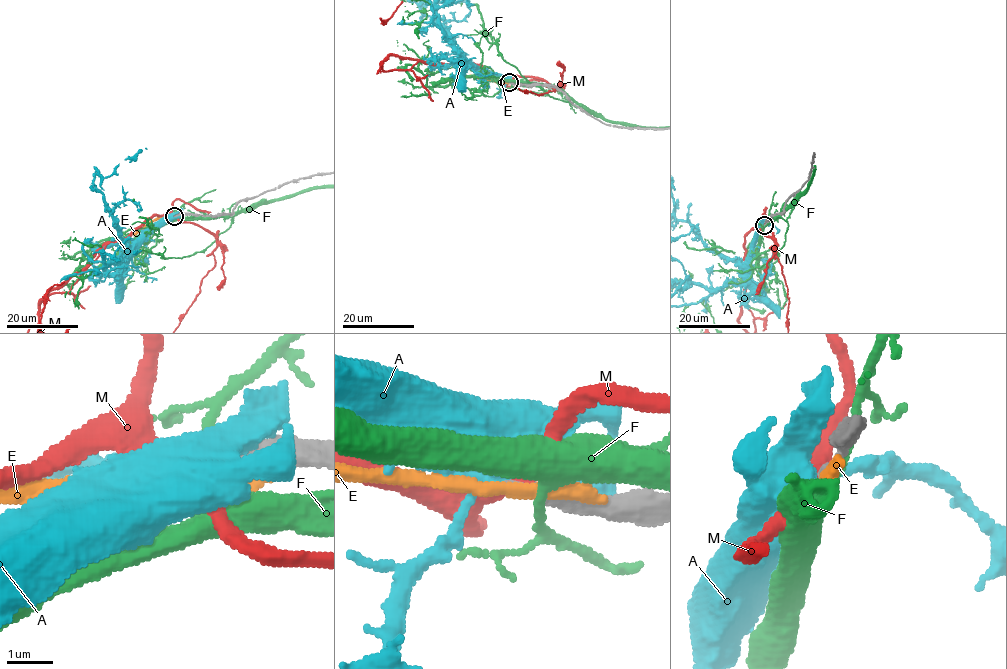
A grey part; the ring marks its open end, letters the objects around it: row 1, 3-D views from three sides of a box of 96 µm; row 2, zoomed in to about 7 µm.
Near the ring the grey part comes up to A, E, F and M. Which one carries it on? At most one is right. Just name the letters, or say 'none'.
none

